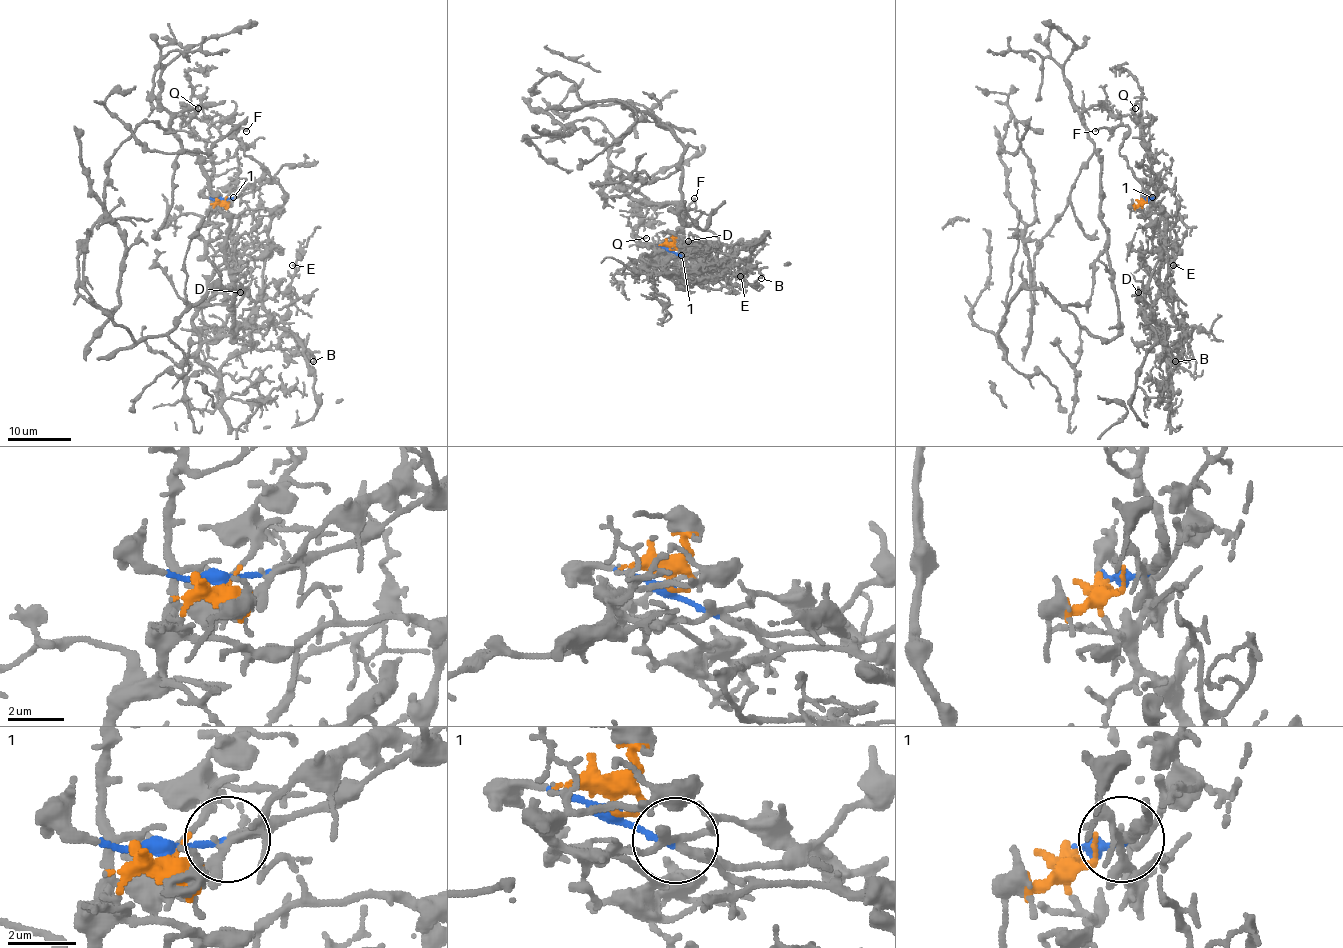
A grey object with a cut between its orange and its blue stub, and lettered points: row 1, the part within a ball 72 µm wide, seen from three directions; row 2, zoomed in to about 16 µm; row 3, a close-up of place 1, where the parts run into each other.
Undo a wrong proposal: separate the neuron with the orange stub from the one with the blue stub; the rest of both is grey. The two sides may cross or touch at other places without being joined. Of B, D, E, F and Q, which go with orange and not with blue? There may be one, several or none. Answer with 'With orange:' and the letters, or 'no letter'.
With orange: B, D, E, Q

